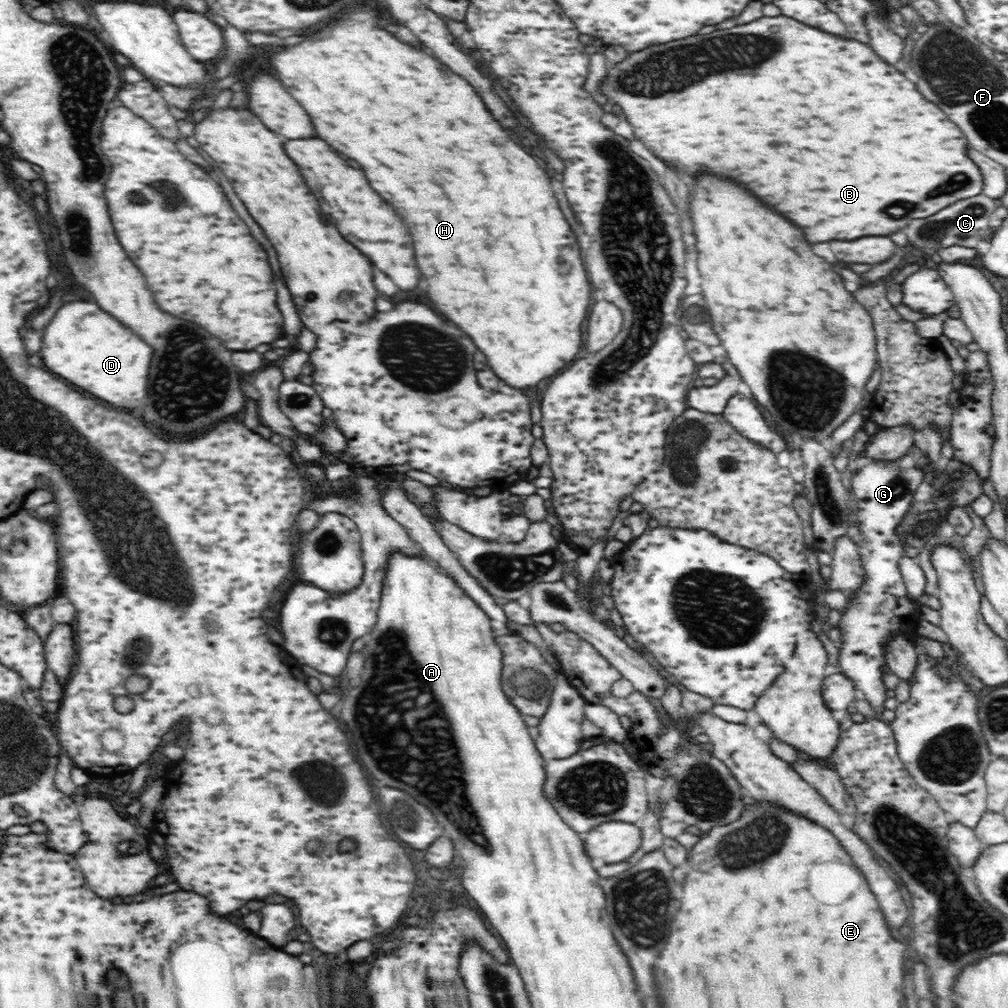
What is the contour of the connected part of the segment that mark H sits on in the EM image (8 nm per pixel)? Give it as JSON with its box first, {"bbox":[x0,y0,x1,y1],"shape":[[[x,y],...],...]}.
{"bbox":[272,8,592,394],"shape":[[[360,8],[360,10],[354,10],[350,16],[344,16],[344,18],[340,18],[338,22],[330,24],[330,28],[332,28],[332,34],[330,34],[330,36],[324,36],[324,38],[320,38],[320,40],[304,42],[304,44],[292,46],[292,48],[288,48],[288,50],[282,50],[282,52],[278,52],[278,54],[272,56],[272,62],[274,62],[274,66],[276,66],[276,70],[278,70],[278,74],[280,74],[280,78],[282,78],[284,86],[286,86],[286,90],[288,90],[288,92],[306,108],[306,112],[312,116],[312,122],[314,122],[314,126],[316,126],[318,136],[320,136],[322,140],[326,140],[330,146],[334,146],[338,152],[342,152],[342,154],[346,154],[348,158],[352,158],[352,160],[356,160],[358,164],[362,164],[362,168],[364,168],[364,172],[366,172],[366,176],[368,176],[372,188],[374,188],[380,196],[384,196],[384,200],[388,200],[388,202],[394,206],[394,210],[402,216],[404,224],[408,226],[408,230],[410,230],[410,234],[412,234],[414,248],[416,248],[416,260],[418,260],[420,270],[424,272],[422,276],[426,278],[426,282],[430,280],[430,282],[428,282],[428,294],[430,294],[430,298],[434,300],[434,308],[436,308],[440,314],[444,314],[450,322],[454,322],[462,332],[466,332],[466,334],[472,338],[472,342],[476,344],[476,348],[480,348],[480,352],[486,356],[488,366],[492,366],[492,372],[494,372],[496,376],[500,376],[502,382],[506,382],[508,386],[516,386],[516,390],[526,390],[526,394],[528,394],[530,388],[535,388],[542,380],[546,380],[546,378],[550,378],[550,376],[554,376],[554,374],[558,375],[558,372],[560,372],[562,368],[566,368],[566,366],[578,356],[578,352],[582,350],[582,322],[588,318],[588,310],[590,310],[590,302],[592,302],[592,286],[588,286],[588,276],[586,276],[584,262],[582,262],[582,256],[580,256],[578,238],[576,238],[576,234],[572,232],[572,226],[570,226],[570,222],[566,220],[566,216],[564,216],[564,212],[562,212],[562,208],[560,208],[560,204],[558,204],[558,200],[556,200],[556,196],[554,196],[554,192],[552,192],[548,174],[542,170],[542,166],[538,164],[538,160],[536,160],[534,156],[530,156],[524,148],[520,148],[520,146],[510,138],[510,134],[490,116],[488,108],[484,106],[484,102],[480,100],[480,96],[474,92],[474,88],[472,88],[464,78],[460,78],[458,74],[454,74],[454,72],[448,70],[446,66],[442,66],[436,58],[432,58],[432,56],[428,56],[428,54],[424,54],[424,52],[412,50],[410,46],[404,46],[402,42],[398,42],[396,38],[392,38],[392,36],[390,36],[388,32],[384,32],[384,30],[376,30],[376,28],[374,28],[374,24],[376,24],[376,18],[374,18],[374,16],[376,16],[376,12],[368,12],[368,10],[362,10],[362,8]]]}

